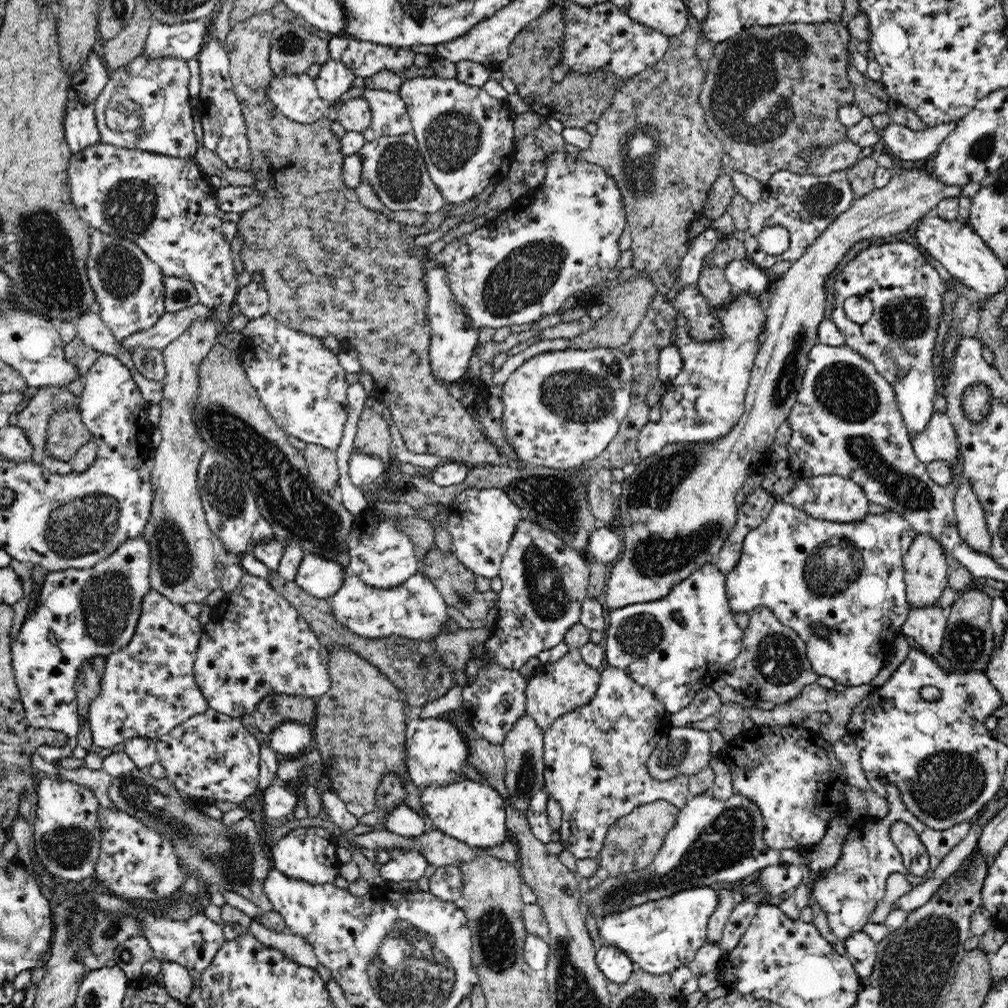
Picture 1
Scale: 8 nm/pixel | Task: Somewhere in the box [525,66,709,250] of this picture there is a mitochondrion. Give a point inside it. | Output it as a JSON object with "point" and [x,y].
{"point":[638,165]}

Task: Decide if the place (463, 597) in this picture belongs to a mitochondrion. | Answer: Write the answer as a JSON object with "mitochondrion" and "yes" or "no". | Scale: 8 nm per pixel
{"mitochondrion":"yes"}

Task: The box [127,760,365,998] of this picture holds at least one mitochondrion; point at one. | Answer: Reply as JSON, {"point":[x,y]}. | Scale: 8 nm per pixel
{"point":[147,872]}

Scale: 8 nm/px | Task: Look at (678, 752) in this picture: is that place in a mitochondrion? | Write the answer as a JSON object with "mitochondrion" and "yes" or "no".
{"mitochondrion":"yes"}

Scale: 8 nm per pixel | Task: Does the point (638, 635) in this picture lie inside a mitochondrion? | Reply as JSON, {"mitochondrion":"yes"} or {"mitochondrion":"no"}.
{"mitochondrion":"yes"}

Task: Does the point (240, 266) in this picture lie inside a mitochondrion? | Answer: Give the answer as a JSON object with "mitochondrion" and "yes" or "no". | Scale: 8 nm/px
{"mitochondrion":"no"}

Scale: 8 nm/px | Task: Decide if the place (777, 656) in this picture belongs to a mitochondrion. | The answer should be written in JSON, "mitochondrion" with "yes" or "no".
{"mitochondrion":"yes"}

